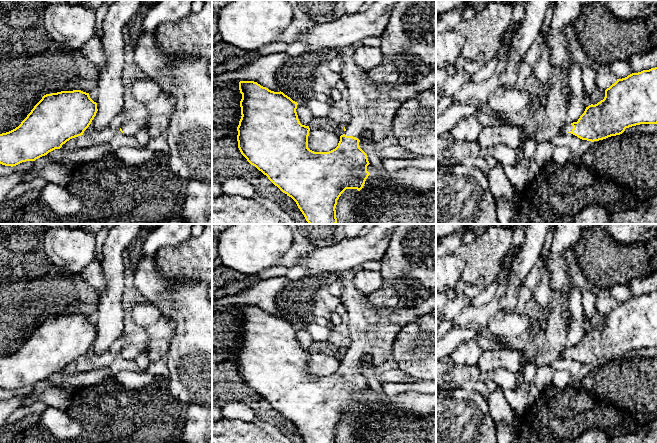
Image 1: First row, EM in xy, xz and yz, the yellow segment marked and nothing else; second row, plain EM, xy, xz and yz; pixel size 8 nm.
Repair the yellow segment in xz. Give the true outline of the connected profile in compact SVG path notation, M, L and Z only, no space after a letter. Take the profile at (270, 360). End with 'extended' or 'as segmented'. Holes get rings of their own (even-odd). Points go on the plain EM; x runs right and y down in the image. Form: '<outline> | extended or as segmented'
M351 270L336 273L343 285L341 295L342 304L348 314L349 346L344 349L344 358L340 360L338 370L329 376L314 376L308 372L309 350L302 349L296 336L298 327L283 316L274 316L254 305L240 305L239 314L242 318L240 325L241 343L237 351L238 372L247 385L277 410L283 417L291 421L304 439L305 443L337 443L337 424L346 413L360 415L370 397L367 390L370 388L367 378L359 371L362 357L365 354L372 356L373 368L381 365L389 355L392 355L392 346L401 328L418 318L436 310L436 293L422 304L410 309L374 308L366 298L366 294L354 285L354 273Z | extended

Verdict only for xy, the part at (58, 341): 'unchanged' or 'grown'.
unchanged

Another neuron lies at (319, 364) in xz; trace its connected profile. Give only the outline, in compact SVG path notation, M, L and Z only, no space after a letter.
M320 352L309 355L308 372L314 376L329 376L338 370L340 360Z

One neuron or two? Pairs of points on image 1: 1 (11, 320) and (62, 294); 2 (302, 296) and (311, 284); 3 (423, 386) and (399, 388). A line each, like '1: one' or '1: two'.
1: one
2: one
3: one

